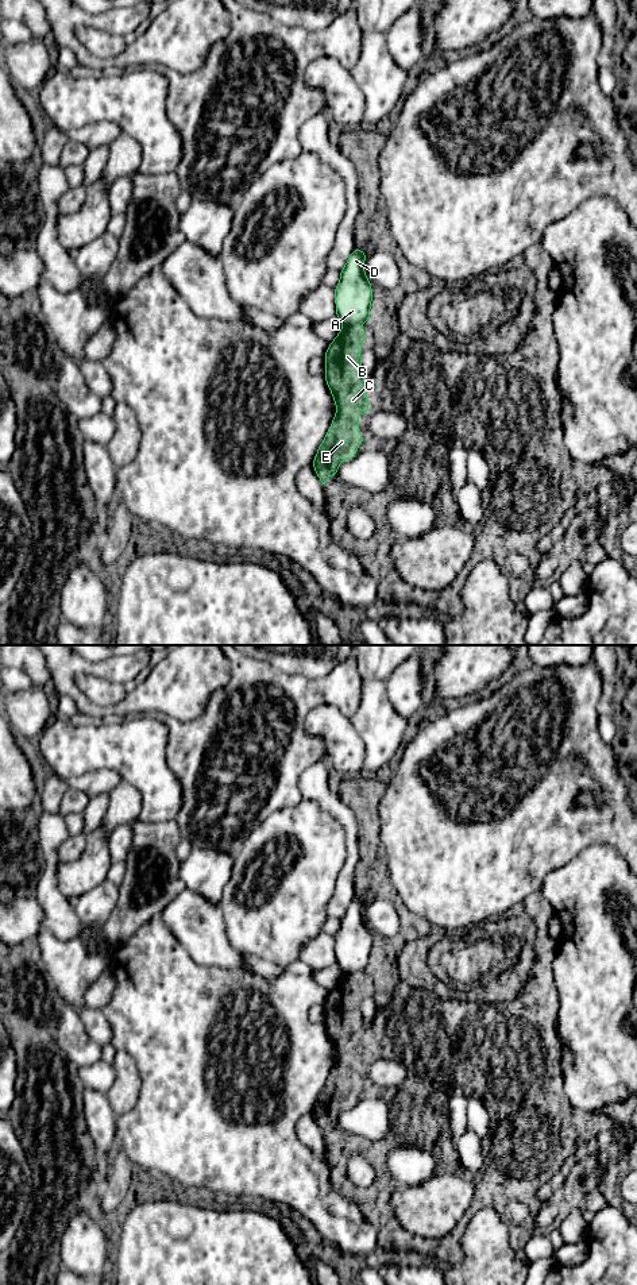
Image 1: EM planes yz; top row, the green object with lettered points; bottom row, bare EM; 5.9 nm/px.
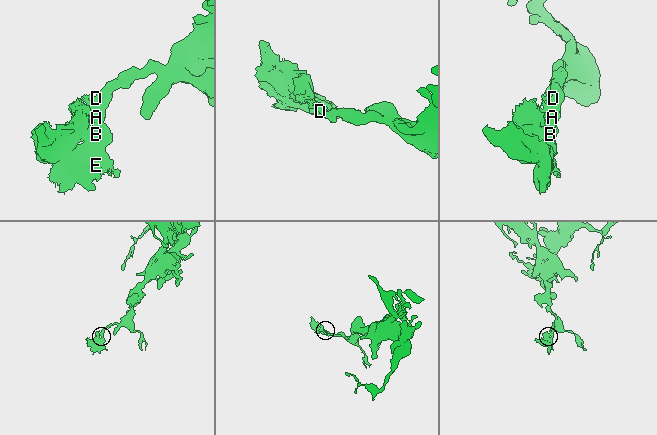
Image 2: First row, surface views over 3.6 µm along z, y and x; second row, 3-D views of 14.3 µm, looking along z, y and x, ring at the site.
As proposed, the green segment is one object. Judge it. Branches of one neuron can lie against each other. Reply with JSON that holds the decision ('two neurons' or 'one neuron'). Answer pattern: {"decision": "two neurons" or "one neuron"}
{"decision": "two neurons"}

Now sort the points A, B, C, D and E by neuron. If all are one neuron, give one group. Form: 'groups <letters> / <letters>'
groups A D / B C E

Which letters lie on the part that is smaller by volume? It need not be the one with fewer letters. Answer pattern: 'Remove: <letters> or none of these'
Remove: B, C, E

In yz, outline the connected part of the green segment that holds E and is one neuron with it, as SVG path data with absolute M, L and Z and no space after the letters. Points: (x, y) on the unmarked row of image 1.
M344 973L324 1003L324 1026L337 1060L312 1111L323 1132L328 1123L337 1126L339 1112L352 1108L364 1089L364 1084L358 1081L358 1061L370 1060L360 1008L363 985L364 975Z

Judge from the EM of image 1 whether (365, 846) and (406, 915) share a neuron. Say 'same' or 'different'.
same

